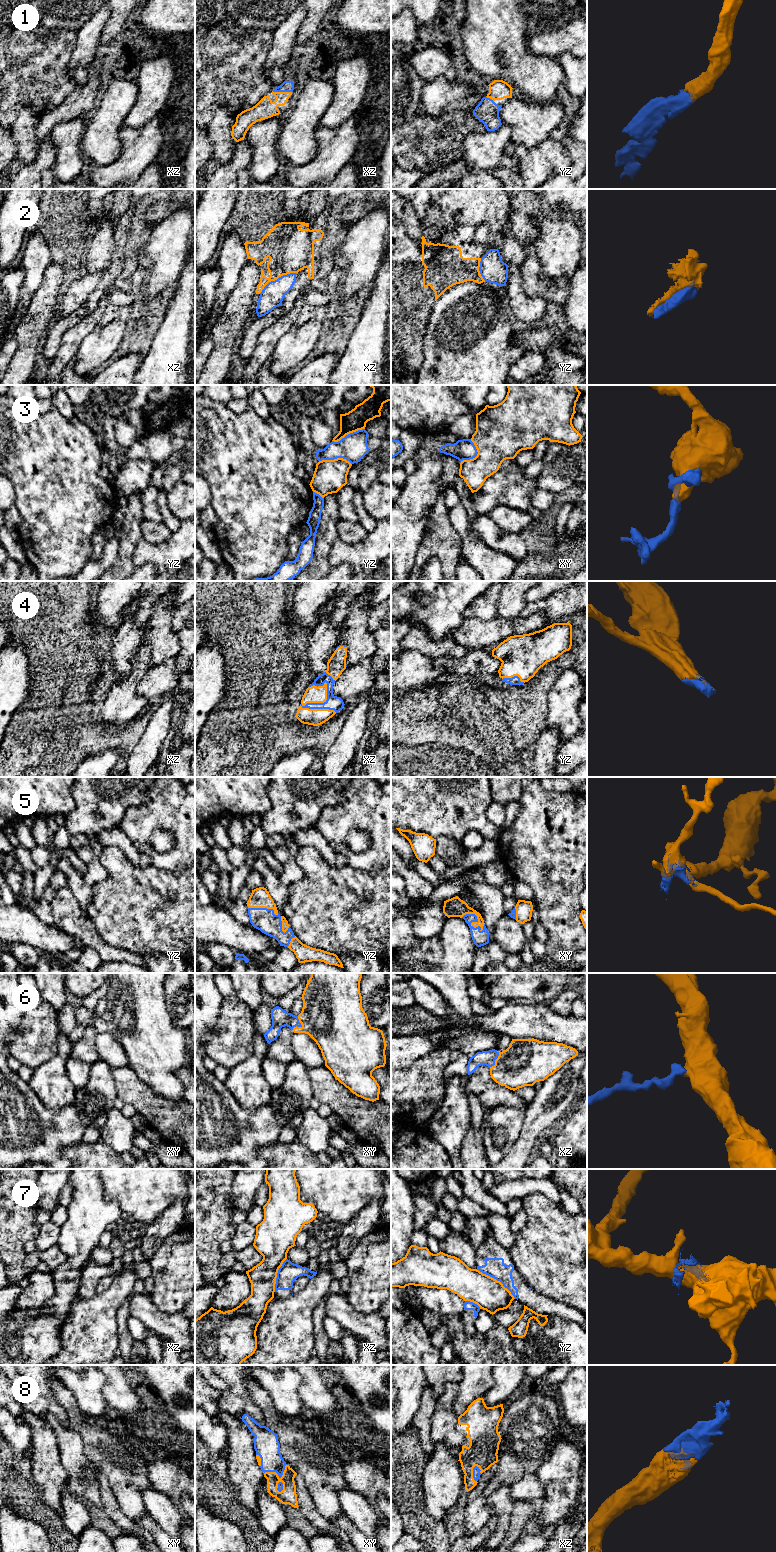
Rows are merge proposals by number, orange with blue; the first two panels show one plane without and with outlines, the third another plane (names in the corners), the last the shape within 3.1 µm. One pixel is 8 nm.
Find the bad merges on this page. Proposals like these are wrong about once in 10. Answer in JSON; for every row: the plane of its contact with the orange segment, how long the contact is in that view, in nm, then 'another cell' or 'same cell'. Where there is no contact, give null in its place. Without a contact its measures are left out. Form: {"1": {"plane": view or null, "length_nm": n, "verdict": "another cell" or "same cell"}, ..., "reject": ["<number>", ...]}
{"1": {"plane": "xz", "length_nm": 160, "verdict": "same cell"}, "2": {"plane": "xz", "length_nm": 340, "verdict": "another cell"}, "3": {"plane": "yz", "length_nm": 280, "verdict": "another cell"}, "4": {"plane": "xz", "length_nm": 300, "verdict": "same cell"}, "5": {"plane": "xy", "length_nm": 200, "verdict": "same cell"}, "6": {"plane": "xy", "length_nm": 120, "verdict": "same cell"}, "7": {"plane": "yz", "length_nm": 400, "verdict": "another cell"}, "8": {"plane": "xy", "length_nm": 200, "verdict": "same cell"}, "reject": ["2", "3", "7"]}

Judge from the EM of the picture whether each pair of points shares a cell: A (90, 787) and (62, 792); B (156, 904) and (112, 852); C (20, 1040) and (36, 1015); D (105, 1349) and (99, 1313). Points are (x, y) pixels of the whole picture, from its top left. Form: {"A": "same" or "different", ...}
{"A": "different", "B": "same", "C": "same", "D": "same"}

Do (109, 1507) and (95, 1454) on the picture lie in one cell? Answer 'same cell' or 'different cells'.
different cells

